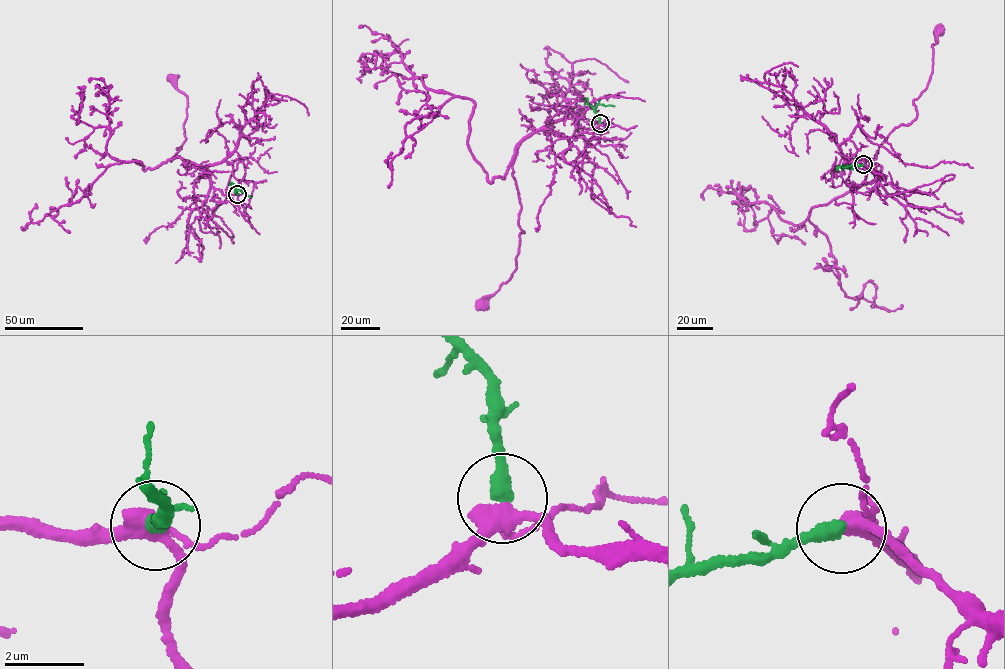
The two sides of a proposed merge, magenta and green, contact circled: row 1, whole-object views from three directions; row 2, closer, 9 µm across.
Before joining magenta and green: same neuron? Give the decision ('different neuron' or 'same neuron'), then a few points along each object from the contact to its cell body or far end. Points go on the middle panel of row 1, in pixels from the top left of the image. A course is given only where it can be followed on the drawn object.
same neuron; course magenta (600, 123), (566, 138), (537, 129), (520, 143), (512, 168), (524, 232), (516, 269), (482, 303); course green (600, 123), (594, 107), (598, 104), (614, 106)

